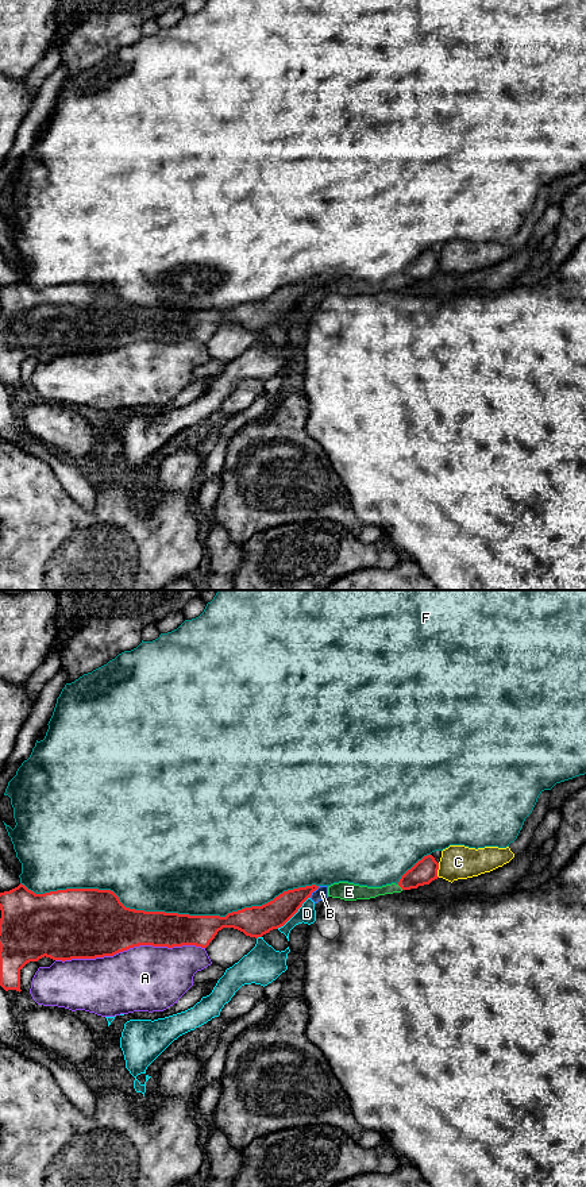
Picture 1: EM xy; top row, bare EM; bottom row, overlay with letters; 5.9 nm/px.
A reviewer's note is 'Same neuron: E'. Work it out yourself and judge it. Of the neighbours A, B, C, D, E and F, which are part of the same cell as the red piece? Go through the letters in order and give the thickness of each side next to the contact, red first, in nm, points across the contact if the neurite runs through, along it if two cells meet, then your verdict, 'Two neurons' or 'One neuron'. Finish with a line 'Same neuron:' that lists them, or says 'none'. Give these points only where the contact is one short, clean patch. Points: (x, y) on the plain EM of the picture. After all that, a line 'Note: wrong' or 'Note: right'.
A: Thickness 400 nm (red) against 400 nm. Two neurons
B: Thickness 160 nm (red) against 80 nm. Boundary: xy (319, 281), (309, 292). Two neurons
C: Thickness 150 nm (red) against 200 nm. Boundary: xy (439, 258), (438, 272). Two neurons
D: Thickness 190 nm (red) against 110 nm. Two neurons
E: Thickness 150 nm (red) against 80 nm. One neuron
F: Thickness 220 nm (red) against 500 nm. Two neurons
Same neuron: E
Note: right

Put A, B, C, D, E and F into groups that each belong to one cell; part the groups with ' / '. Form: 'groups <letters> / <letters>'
groups A / B D / C / E / F

